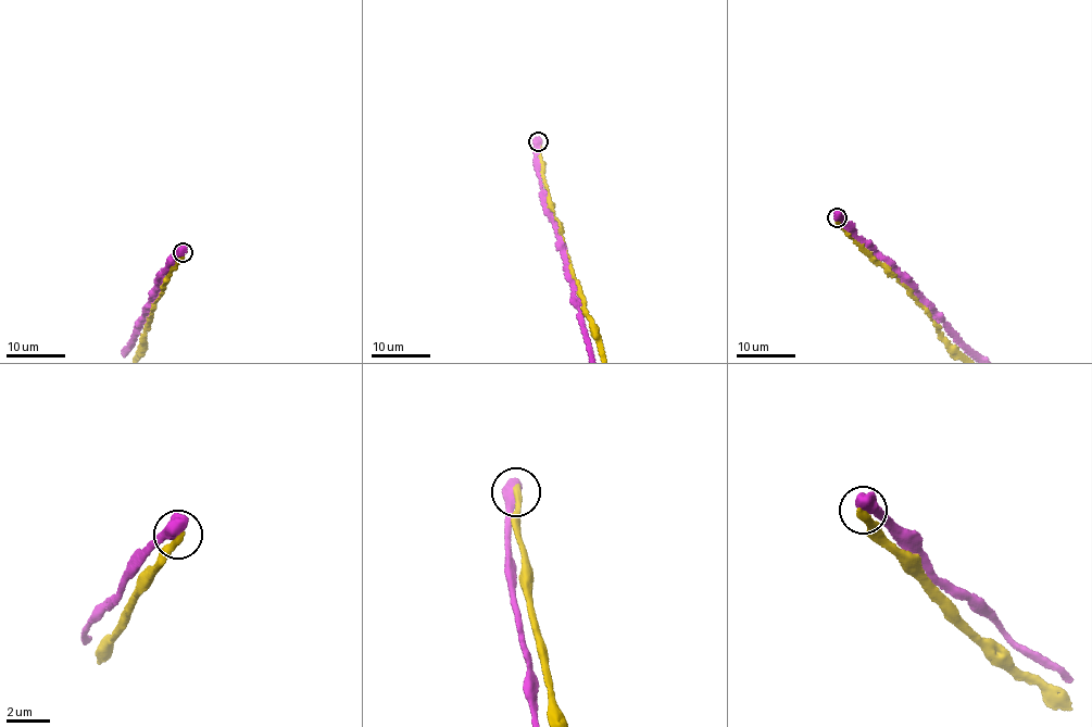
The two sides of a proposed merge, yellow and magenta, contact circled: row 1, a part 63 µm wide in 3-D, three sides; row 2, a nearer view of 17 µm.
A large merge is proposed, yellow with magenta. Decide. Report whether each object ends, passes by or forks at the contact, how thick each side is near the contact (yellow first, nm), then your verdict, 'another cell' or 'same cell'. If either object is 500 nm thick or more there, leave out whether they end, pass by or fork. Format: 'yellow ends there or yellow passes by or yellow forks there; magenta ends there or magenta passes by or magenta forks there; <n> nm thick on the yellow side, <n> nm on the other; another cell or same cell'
360 nm thick on the yellow side, 750 nm on the other; another cell

